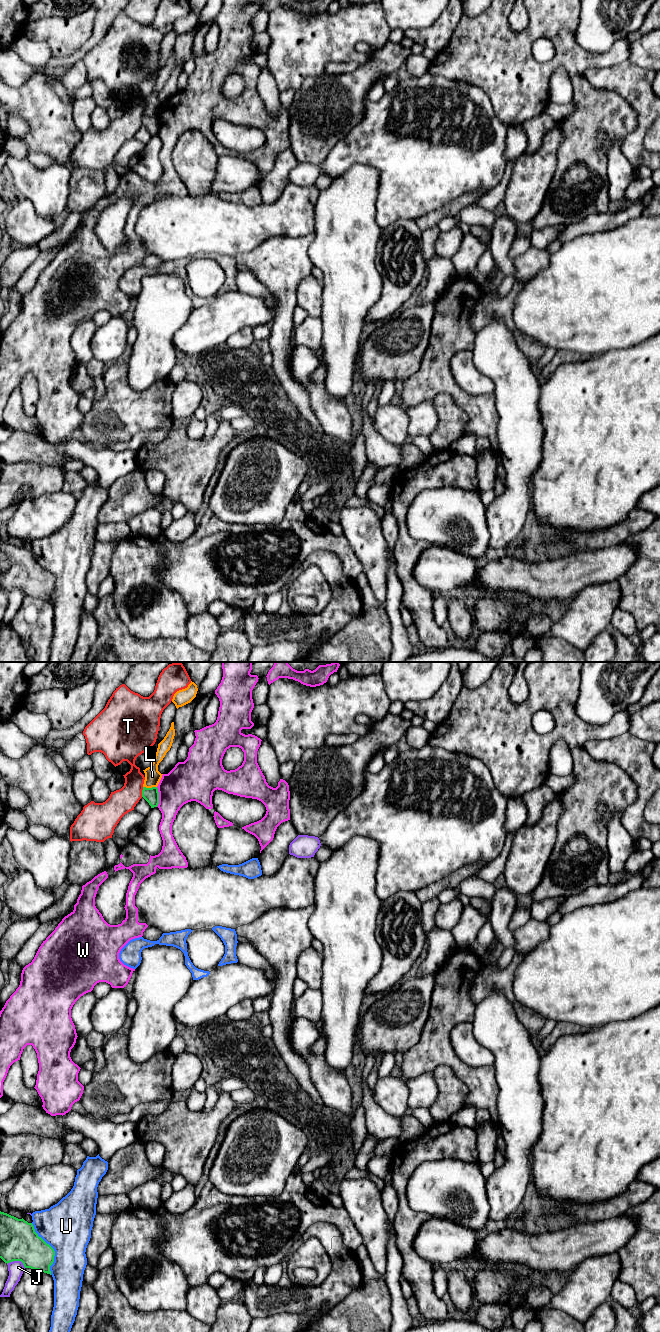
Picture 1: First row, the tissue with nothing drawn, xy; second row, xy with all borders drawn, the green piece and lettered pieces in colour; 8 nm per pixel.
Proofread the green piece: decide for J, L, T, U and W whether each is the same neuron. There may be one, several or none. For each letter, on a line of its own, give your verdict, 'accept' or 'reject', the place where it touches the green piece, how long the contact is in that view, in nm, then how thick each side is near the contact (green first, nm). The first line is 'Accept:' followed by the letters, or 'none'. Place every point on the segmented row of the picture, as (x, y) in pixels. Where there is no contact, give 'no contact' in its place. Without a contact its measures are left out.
Accept: none
J: reject; contact xy (17, 1260); length 160 nm; calibres 300 and 120 nm
L: reject; contact xy (150, 788); length 110 nm; calibres 120 and 130 nm
T: reject; contact xy (142, 792); length 80 nm; calibres 120 and 200 nm
U: reject; contact xy (52, 1248); length 440 nm; calibres 280 and 400 nm
W: reject; contact xy (158, 797); length 160 nm; calibres 120 and 300 nm

